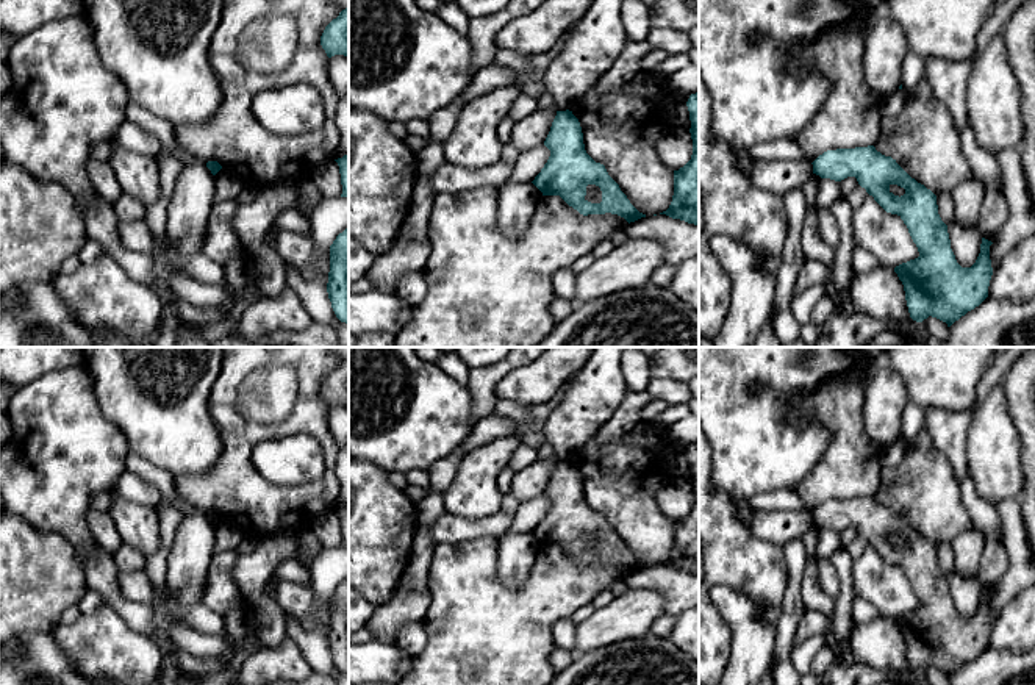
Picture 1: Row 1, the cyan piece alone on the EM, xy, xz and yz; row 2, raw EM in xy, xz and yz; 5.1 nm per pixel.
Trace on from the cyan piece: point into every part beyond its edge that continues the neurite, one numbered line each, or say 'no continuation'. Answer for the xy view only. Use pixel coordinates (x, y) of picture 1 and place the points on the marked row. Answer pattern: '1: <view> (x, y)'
no continuation

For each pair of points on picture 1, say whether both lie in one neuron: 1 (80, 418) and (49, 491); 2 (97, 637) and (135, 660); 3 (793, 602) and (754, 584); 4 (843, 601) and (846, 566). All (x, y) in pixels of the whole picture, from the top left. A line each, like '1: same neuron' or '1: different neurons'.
1: same neuron
2: same neuron
3: different neurons
4: same neuron

